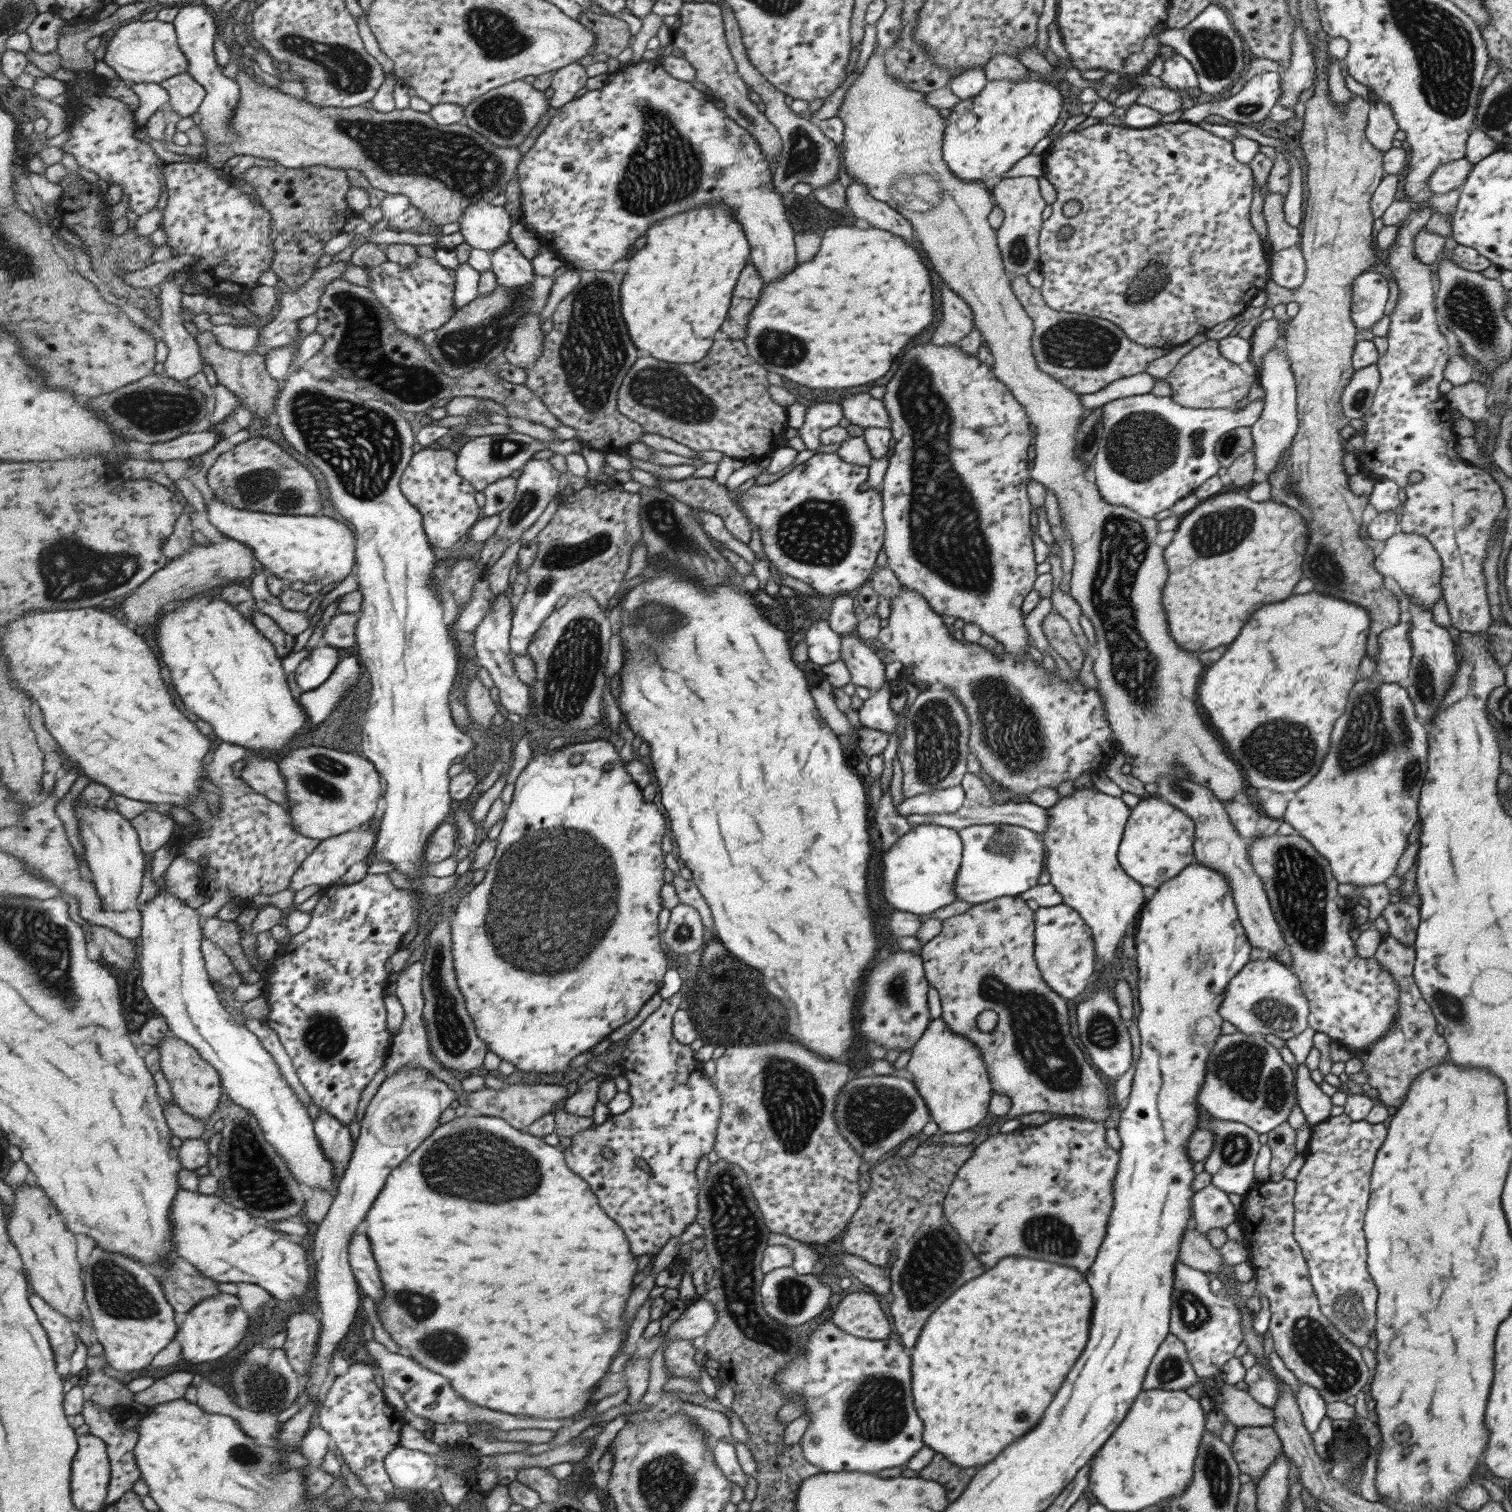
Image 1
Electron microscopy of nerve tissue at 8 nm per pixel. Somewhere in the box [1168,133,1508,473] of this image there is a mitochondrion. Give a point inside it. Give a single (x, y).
(1469, 306)

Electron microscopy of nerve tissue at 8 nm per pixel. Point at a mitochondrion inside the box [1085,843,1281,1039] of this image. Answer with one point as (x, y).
(1207, 962)

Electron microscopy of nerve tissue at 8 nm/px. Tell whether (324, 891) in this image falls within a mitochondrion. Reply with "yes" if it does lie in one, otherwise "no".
no

